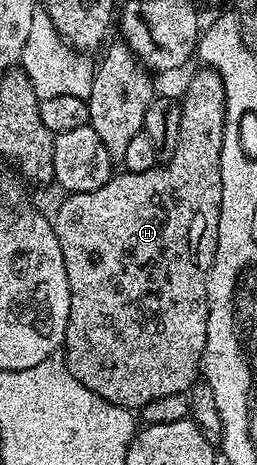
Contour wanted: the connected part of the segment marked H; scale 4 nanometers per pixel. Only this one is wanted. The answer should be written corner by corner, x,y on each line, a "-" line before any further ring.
202,67
189,80
185,88
185,97
180,97
181,117
179,118
179,138
175,142
175,154
167,161
158,163
157,167
142,172
118,171
99,190
90,192
74,192
66,195
65,201
57,208
57,217
51,223
59,238
59,246
63,250
63,262
67,270
67,286
71,294
71,310
67,318
67,330
63,355
65,364
71,374
87,390
99,394
107,402
120,408
142,410
148,403
167,395
189,392
199,380
203,368
205,343
207,342
207,318
209,317
209,295
207,282
209,271
217,249
217,227
219,226
219,210
223,198
221,185
221,150
225,147
225,91
219,74
211,68

